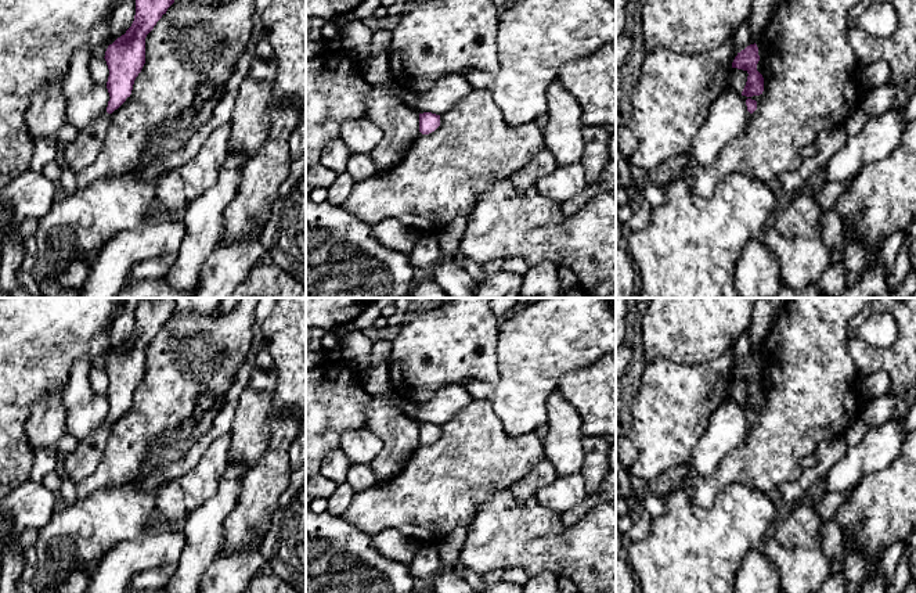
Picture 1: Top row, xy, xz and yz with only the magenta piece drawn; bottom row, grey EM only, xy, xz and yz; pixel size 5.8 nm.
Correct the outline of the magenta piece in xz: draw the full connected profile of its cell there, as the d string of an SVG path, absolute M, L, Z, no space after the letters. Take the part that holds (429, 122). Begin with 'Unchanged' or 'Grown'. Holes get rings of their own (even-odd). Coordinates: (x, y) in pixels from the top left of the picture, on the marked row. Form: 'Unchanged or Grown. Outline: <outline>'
Unchanged. Outline: M432 112L419 114L419 132L429 134L440 126L440 115Z

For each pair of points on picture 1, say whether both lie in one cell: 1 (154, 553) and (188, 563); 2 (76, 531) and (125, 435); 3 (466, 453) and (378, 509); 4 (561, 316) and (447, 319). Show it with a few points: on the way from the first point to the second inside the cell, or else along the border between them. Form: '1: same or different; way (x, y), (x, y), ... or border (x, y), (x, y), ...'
1: different; border (181, 531), (184, 549), (176, 563)
2: different; border (129, 482), (121, 487), (103, 487), (79, 499)
3: same; way (444, 475), (418, 502), (400, 503)
4: different; border (501, 322), (496, 353)

